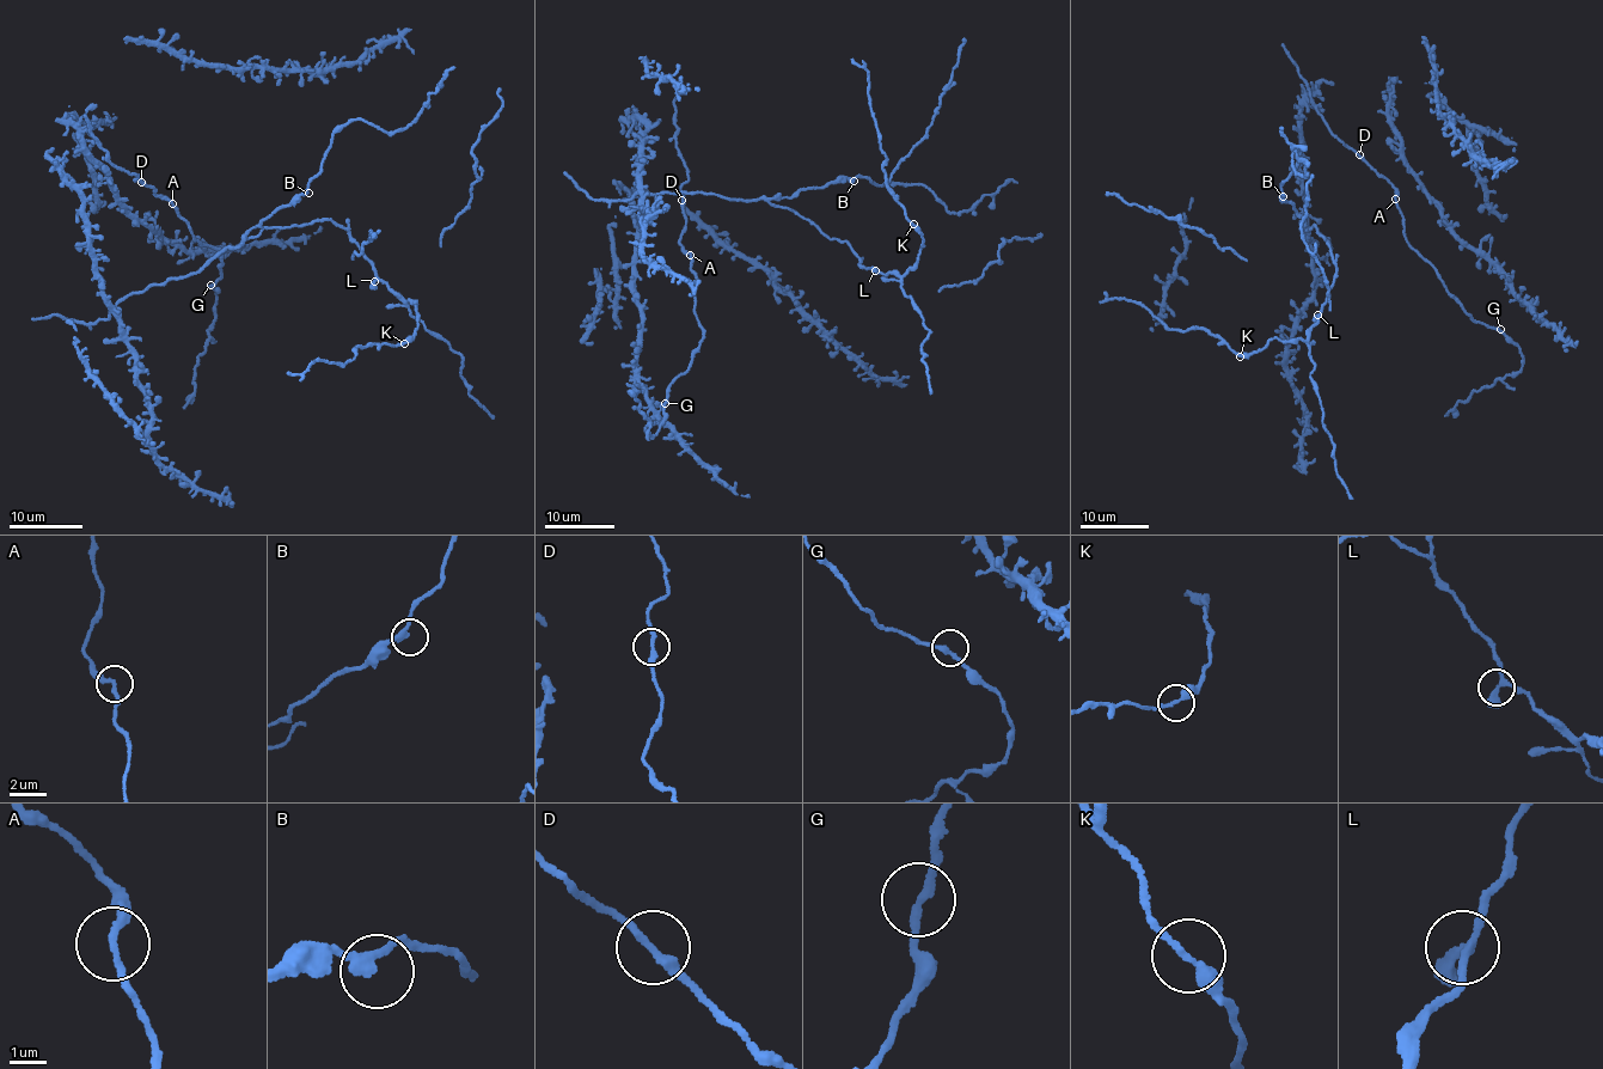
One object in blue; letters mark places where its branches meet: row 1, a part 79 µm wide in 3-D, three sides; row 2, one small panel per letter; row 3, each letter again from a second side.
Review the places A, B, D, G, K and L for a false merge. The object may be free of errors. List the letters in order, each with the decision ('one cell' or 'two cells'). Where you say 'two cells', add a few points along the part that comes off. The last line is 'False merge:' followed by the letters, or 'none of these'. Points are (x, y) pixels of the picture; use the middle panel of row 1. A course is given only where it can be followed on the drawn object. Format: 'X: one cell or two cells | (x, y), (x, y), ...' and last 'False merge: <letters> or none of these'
A: one cell
B: one cell
D: one cell
G: one cell
K: one cell
L: one cell
False merge: none of these

